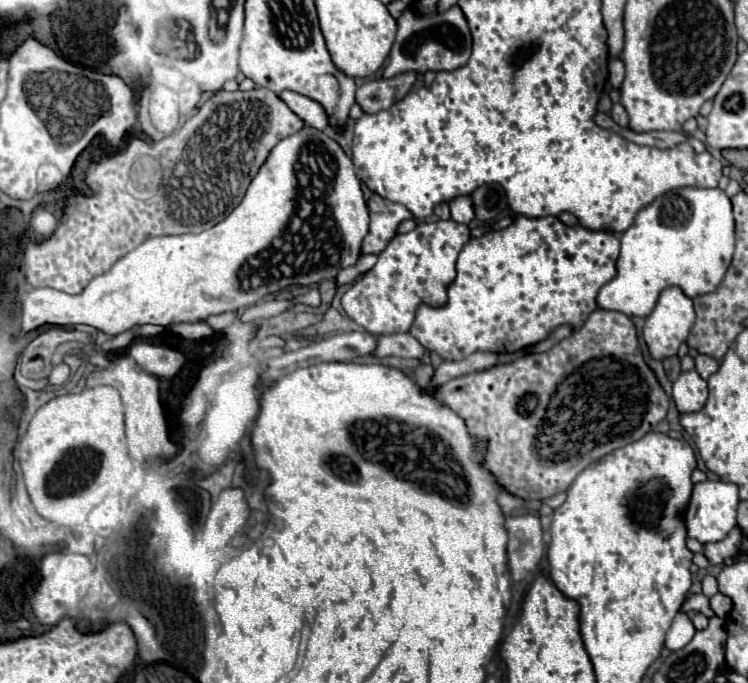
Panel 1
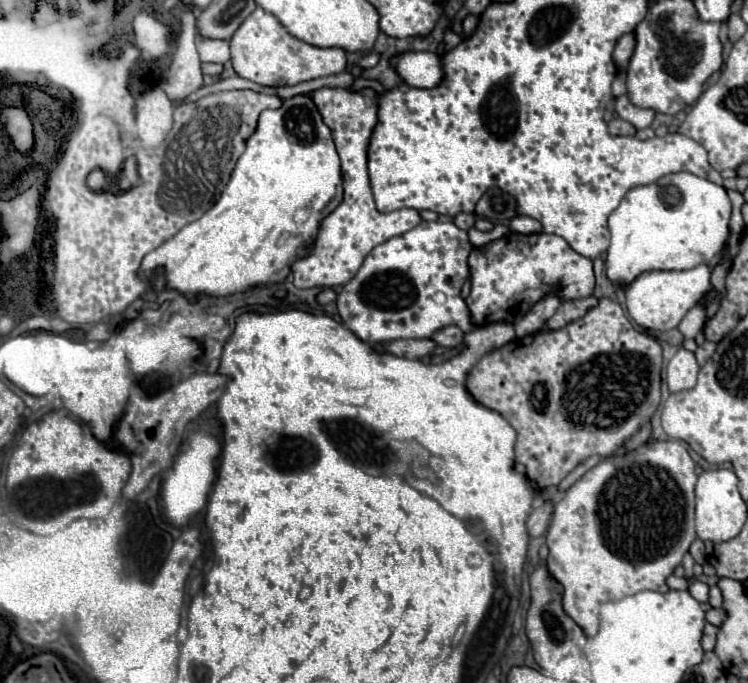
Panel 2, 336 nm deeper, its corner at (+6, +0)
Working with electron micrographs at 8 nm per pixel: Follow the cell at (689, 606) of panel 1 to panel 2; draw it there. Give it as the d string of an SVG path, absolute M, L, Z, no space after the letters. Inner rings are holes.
M706 625L704 629L704 637L702 637L702 645L704 645L704 651L712 651L714 649L714 643L716 643L716 635L718 635L718 627L714 625Z

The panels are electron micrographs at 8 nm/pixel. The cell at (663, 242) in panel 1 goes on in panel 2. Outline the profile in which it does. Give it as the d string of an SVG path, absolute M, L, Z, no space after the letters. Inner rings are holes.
M692 173L664 175L650 185L630 189L608 219L612 235L606 253L608 279L630 283L646 271L680 271L708 263L728 239L730 213L732 205L726 189Z

